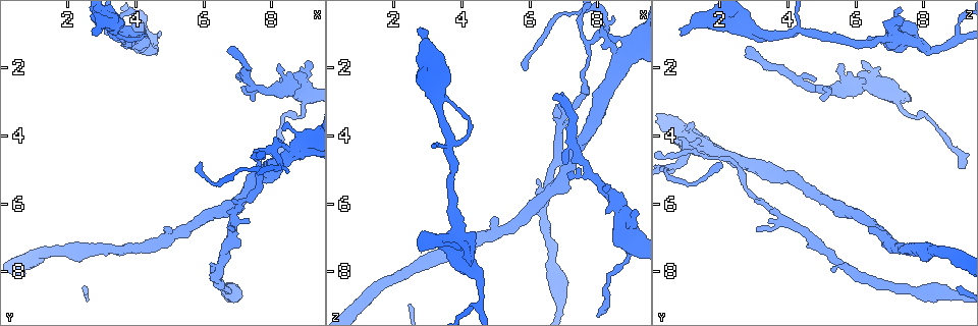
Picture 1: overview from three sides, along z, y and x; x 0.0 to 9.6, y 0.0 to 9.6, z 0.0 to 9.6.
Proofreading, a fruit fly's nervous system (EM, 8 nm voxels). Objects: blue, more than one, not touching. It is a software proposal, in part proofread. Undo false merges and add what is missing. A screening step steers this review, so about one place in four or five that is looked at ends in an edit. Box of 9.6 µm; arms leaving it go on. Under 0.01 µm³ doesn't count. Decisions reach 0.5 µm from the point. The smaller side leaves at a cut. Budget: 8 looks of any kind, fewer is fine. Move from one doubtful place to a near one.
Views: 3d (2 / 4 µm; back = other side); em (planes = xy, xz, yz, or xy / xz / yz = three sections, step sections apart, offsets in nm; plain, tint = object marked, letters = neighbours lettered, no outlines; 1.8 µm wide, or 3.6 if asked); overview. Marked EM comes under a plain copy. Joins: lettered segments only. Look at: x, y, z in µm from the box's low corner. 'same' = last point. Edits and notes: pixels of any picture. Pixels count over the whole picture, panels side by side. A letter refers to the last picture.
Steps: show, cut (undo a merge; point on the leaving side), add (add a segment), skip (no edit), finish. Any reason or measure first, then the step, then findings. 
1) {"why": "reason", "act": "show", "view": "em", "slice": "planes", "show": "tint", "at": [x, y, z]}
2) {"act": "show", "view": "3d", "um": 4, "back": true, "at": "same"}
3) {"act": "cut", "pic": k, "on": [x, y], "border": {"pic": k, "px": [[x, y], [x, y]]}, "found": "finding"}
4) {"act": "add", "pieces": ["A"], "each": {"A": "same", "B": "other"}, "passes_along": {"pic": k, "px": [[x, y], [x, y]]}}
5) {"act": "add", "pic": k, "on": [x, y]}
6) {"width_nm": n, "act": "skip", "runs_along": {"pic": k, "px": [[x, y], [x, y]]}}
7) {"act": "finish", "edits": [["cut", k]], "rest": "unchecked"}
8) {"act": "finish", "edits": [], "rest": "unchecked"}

{"why": "abrupt turn", "act": "show", "view": "3d", "um": 2, "at": [3.60, 0.90, 4.35]}

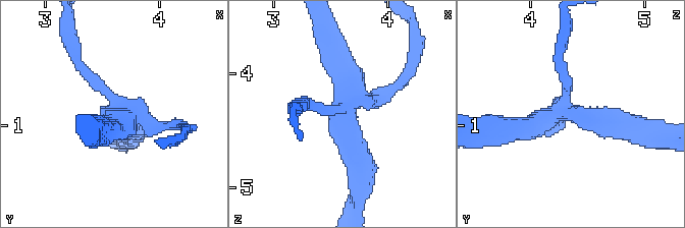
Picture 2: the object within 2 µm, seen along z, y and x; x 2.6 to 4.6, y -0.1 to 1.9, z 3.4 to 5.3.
{"act": "show", "view": "em", "slice": "planes", "show": "letters", "at": [3.62, 0.88, 4.28]}

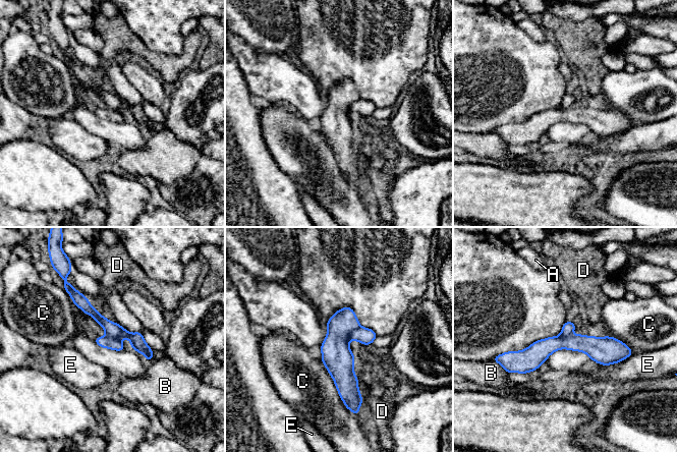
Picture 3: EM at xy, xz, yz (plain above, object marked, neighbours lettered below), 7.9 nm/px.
{"act": "skip", "each": {"A": "other", "B": "other", "C": "other", "D": "other", "E": "other"}, "border": {"pic": 3, "px": [[320, 358], [343, 404], [350, 411]]}, "found": "continuous, no second neuron"}

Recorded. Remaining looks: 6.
{"why": "free end", "act": "show", "view": "em", "slice": "planes", "show": "letters", "at": [6.80, 1.55, 3.00]}

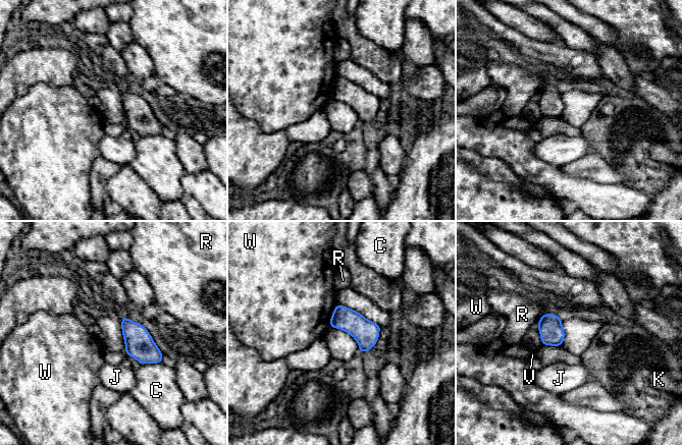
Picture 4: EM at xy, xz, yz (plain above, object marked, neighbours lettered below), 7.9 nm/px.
{"width_nm": 170, "act": "skip", "each": {"C": "other", "J": "other", "K": "other", "R": "other", "V": "other", "W": "other"}, "border": {"pic": 4, "px": [[336, 304], [329, 327]]}, "found": "none of them fits"}

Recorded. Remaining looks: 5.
{"why": "thick end", "act": "show", "view": "3d", "um": 4, "at": [8.20, 1.85, 5.65]}

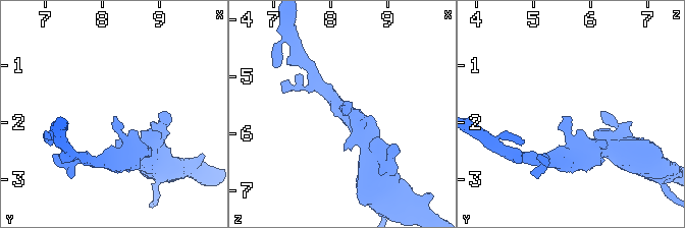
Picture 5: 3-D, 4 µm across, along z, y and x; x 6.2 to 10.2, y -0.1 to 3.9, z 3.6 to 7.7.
{"why": "now the EM", "act": "show", "view": "em", "slice": "yz", "step": 8, "show": "tint", "at": [8.25, 1.90, 5.70]}

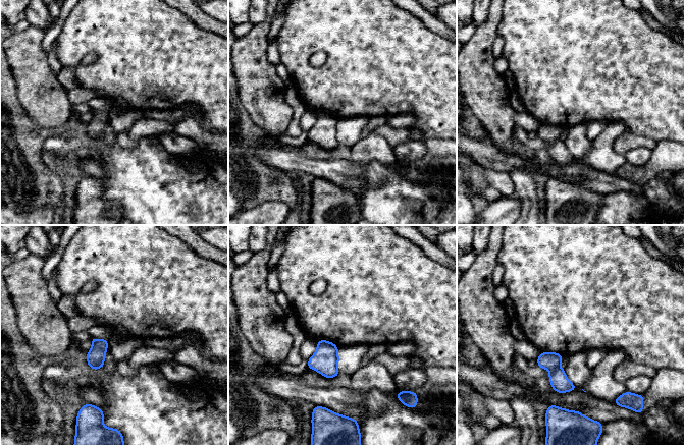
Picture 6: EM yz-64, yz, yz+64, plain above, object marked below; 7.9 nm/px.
{"why": "another direction", "act": "show", "view": "em", "slice": "planes", "show": "letters", "at": "same"}

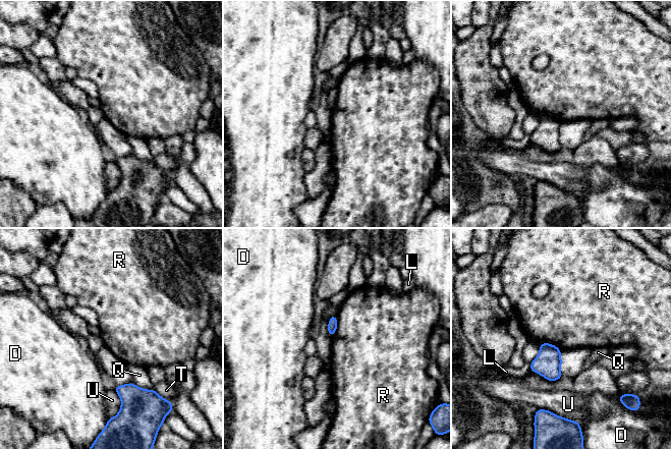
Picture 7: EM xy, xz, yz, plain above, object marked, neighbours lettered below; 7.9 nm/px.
{"longest_contact_nm": ["R", 190], "act": "skip", "each": {"D": "other", "L": "other", "Q": "other", "R": "other", "T": "other", "U": "other"}, "border": {"pic": 7, "px": [[540, 344], [554, 344], [561, 353]]}, "found": "no lettered segment goes on from it"}

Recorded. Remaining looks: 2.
{"act": "finish", "edits": [], "rest": "unchecked"}

